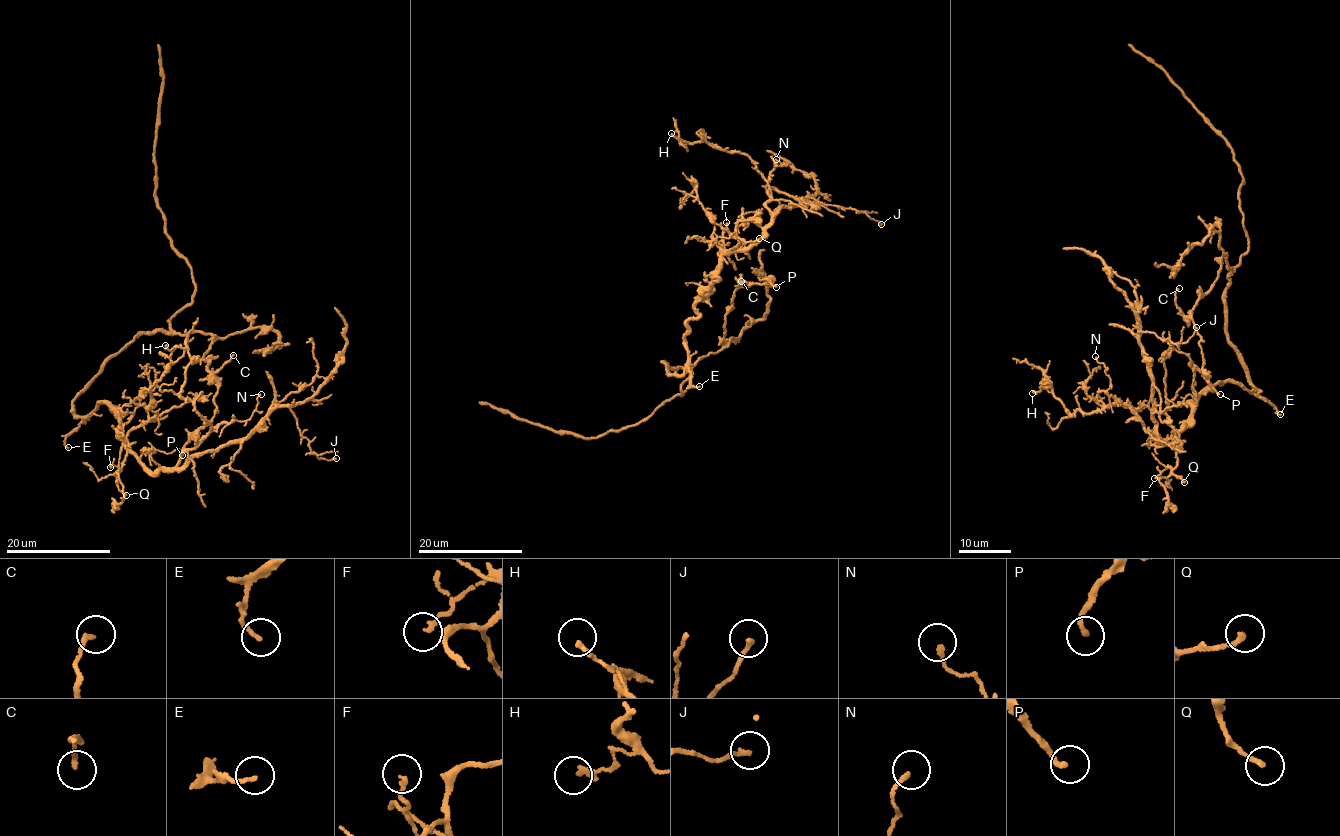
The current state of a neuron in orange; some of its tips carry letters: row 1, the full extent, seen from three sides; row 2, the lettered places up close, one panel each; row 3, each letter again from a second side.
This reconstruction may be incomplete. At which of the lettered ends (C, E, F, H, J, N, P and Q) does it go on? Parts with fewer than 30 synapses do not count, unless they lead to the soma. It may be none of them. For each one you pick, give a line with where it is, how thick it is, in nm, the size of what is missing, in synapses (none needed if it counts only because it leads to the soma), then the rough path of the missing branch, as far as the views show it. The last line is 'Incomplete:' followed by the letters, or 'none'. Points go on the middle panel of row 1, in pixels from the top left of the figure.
Incomplete: none

